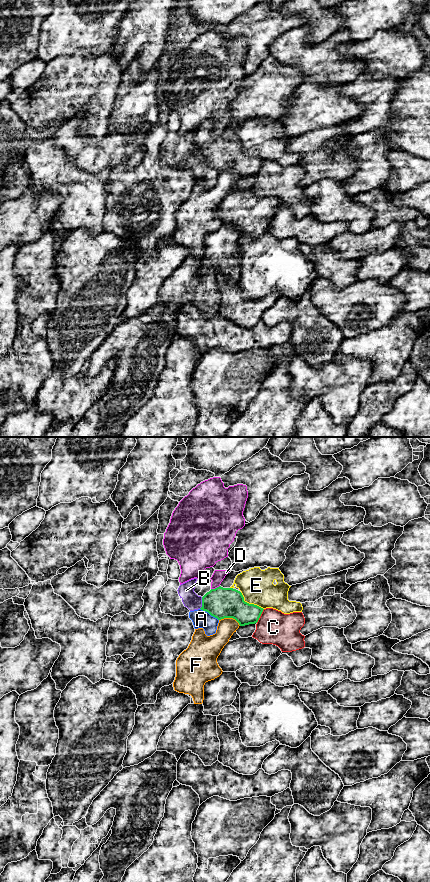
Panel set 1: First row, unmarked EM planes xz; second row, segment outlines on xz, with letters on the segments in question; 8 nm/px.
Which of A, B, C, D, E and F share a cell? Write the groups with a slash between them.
A B / C / D / E / F

